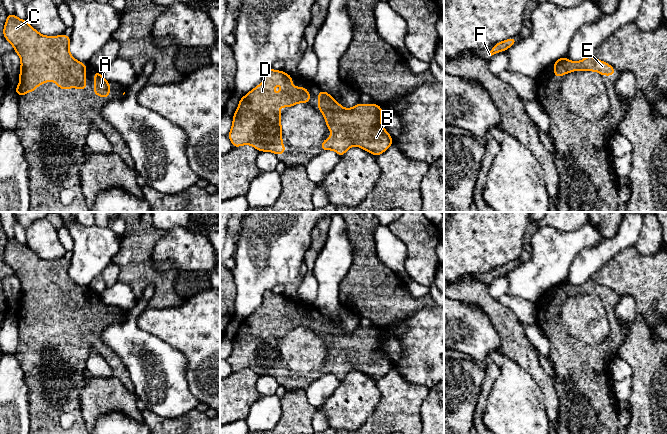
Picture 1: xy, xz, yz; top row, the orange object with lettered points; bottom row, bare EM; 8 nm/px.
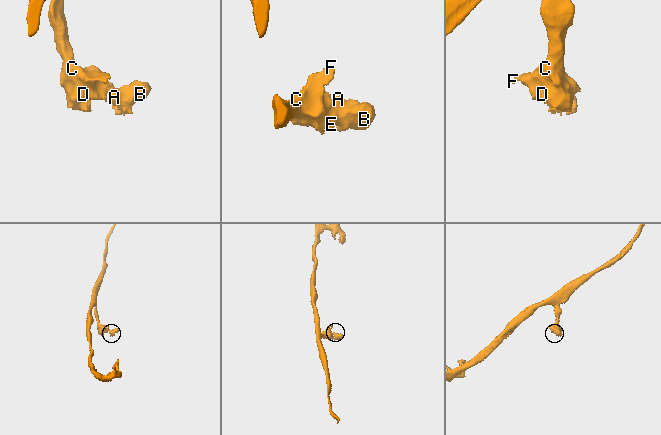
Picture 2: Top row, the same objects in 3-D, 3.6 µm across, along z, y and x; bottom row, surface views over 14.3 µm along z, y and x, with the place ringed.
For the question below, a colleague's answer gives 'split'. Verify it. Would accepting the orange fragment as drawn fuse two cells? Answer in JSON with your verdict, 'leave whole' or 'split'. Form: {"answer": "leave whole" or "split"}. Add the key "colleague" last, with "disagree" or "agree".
{"answer": "leave whole", "colleague": "disagree"}

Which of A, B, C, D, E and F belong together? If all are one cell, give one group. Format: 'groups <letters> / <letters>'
groups A B C D E F

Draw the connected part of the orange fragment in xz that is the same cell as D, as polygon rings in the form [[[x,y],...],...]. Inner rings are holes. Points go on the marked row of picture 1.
[[[264,70],[265,81],[239,99],[232,129],[227,134],[234,148],[249,144],[259,152],[270,151],[282,155],[286,151],[282,144],[282,124],[279,122],[282,112],[275,108],[310,102],[310,92],[306,87],[292,87],[292,78],[284,71]],[[276,83],[280,83],[282,89],[278,97],[272,99]]]

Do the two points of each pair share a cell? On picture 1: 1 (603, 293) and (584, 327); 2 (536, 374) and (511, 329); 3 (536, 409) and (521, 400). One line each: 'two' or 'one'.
1: one
2: one
3: one

